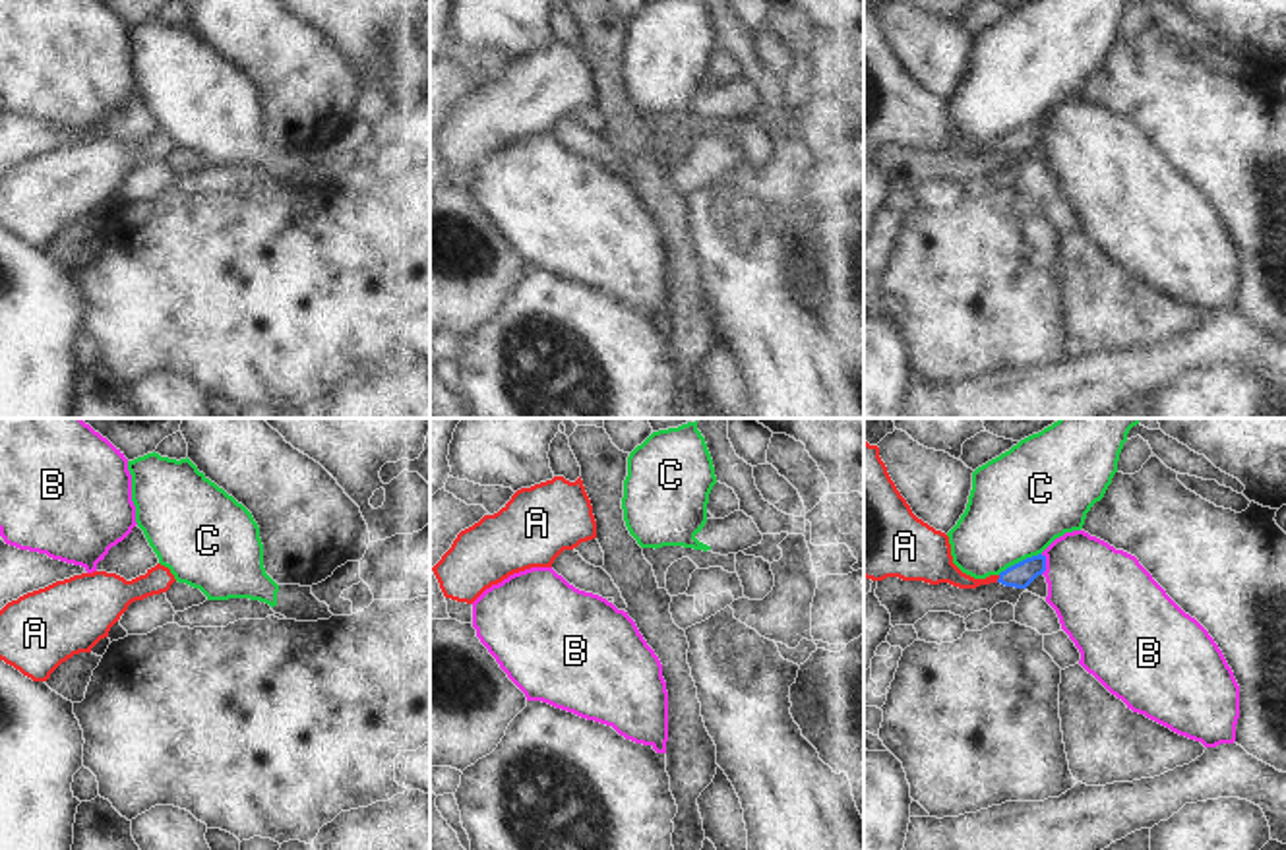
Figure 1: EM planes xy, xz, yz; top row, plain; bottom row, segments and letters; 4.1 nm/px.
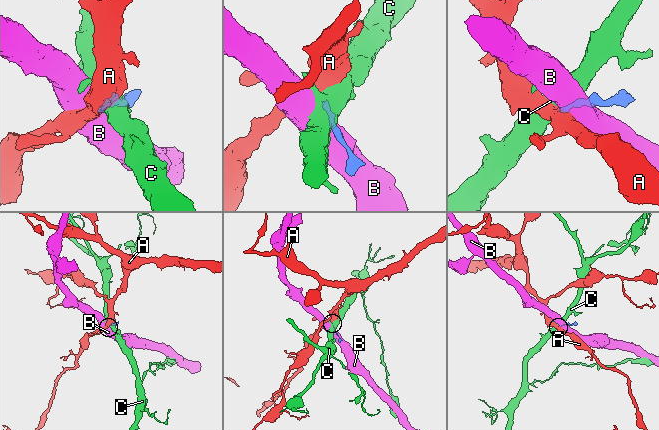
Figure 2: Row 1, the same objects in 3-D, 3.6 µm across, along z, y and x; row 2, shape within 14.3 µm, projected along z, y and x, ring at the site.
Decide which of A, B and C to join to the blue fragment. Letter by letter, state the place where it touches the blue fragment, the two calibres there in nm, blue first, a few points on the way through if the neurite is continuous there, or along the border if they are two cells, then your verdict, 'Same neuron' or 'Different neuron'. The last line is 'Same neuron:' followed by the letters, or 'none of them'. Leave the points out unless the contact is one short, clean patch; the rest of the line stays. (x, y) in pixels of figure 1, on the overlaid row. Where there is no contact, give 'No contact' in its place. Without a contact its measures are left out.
A: Touches blue at yz (998, 579). Thickness 110 nm (blue) against 120 nm. Path across: yz (1019, 576), (998, 579), (963, 581), (940, 568). Same neuron
B: Touches blue at yz (1044, 564). Thickness 110 nm (blue) against 380 nm. Different neuron
C: Touches blue at yz (1019, 562). Thickness 110 nm (blue) against 420 nm. Boundary: yz (1041, 552), (998, 574). Different neuron
Same neuron: A

